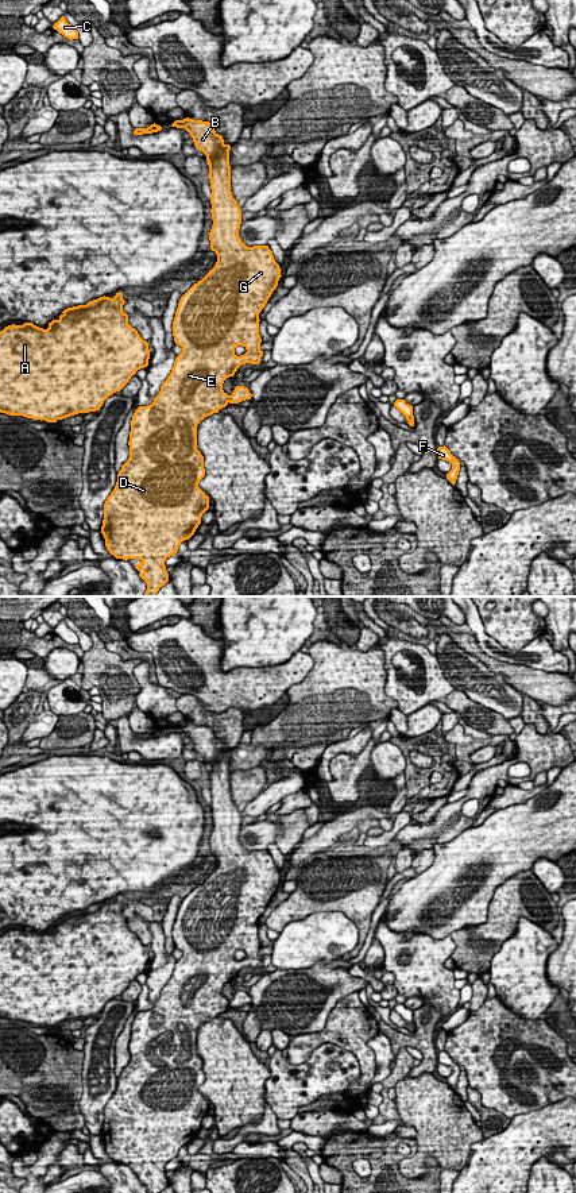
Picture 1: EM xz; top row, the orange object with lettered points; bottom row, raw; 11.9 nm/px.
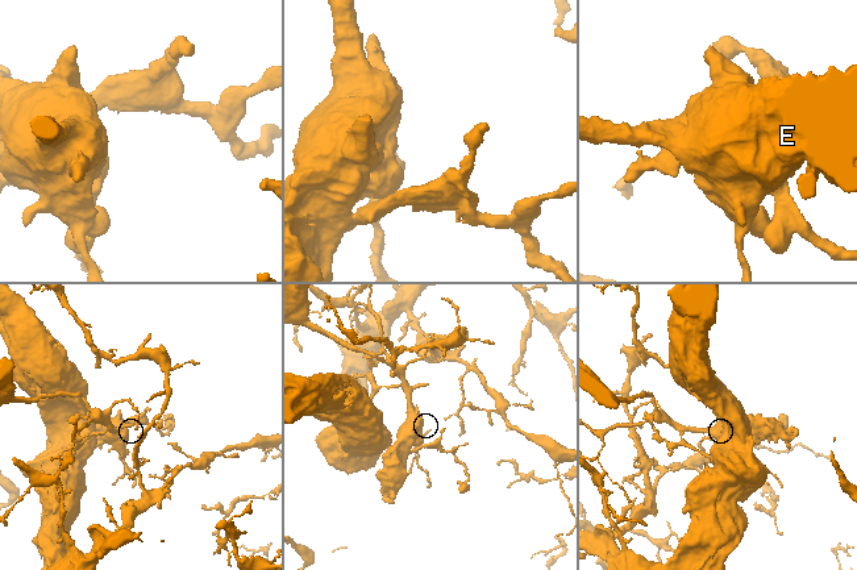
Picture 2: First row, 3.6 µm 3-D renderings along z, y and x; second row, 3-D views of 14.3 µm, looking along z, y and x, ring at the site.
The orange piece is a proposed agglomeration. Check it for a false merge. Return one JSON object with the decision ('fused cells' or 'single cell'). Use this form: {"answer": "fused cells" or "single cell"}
{"answer": "fused cells"}

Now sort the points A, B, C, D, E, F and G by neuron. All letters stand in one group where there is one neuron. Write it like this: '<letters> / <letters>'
A C F / B D E G

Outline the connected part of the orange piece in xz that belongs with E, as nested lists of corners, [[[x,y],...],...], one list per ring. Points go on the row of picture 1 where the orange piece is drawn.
[[[186,117],[182,124],[209,165],[213,225],[208,235],[217,262],[178,302],[173,336],[182,352],[175,358],[159,394],[151,398],[154,402],[139,406],[132,416],[129,457],[104,503],[101,526],[111,555],[125,561],[140,560],[135,568],[147,583],[143,596],[156,596],[169,582],[166,559],[194,534],[209,509],[209,497],[198,487],[205,468],[204,456],[197,449],[197,425],[228,405],[229,395],[223,390],[227,378],[233,377],[241,364],[260,363],[259,313],[282,277],[268,246],[247,247],[239,236],[241,211],[231,192],[231,146],[224,143],[209,121]]]

